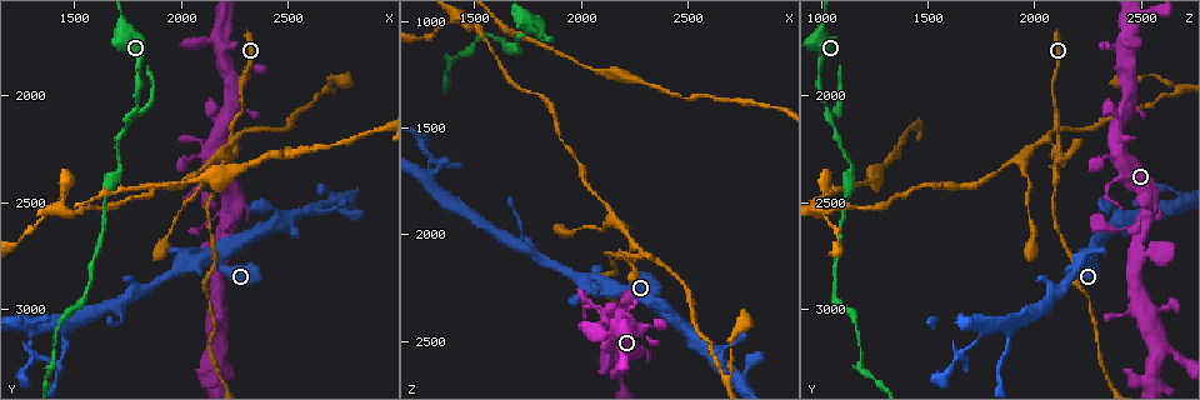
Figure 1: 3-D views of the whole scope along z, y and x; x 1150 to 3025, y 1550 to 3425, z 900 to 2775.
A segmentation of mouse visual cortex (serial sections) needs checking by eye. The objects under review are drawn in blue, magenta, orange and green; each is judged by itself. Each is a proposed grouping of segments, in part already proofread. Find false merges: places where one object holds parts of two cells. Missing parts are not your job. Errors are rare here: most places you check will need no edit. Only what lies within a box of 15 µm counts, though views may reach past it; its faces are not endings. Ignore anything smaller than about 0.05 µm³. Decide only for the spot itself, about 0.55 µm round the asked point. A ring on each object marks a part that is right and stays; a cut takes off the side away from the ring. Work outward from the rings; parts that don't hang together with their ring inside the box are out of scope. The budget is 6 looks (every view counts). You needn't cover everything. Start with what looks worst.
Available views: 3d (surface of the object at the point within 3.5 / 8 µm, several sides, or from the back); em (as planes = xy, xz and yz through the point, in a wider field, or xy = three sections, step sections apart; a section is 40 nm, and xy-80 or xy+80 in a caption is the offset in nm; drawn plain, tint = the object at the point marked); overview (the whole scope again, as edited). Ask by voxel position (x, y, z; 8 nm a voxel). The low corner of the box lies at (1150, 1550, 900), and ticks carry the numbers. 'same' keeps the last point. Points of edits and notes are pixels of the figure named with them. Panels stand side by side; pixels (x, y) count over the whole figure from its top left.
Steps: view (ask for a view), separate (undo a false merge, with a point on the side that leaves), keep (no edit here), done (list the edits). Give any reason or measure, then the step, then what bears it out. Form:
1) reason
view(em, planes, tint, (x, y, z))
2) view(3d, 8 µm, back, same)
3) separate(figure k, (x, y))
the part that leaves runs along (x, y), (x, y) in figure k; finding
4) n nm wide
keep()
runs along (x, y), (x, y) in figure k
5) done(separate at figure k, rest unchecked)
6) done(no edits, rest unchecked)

a narrow waist
view(3d, 8 µm, (2240, 2200, 2050))

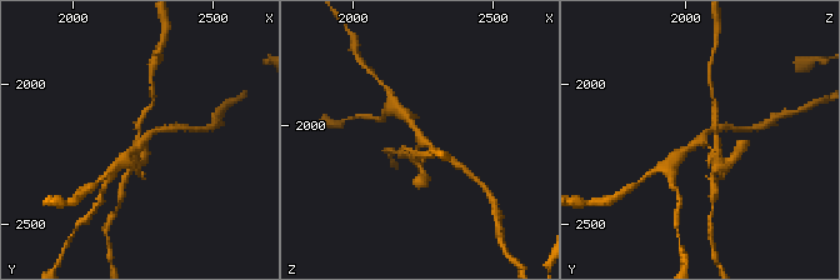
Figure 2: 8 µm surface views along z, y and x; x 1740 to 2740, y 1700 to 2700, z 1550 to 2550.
view(3d, 3.5 µm, back, (2250, 2210, 2060))

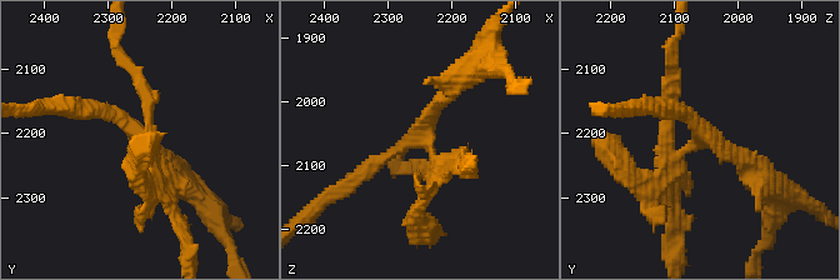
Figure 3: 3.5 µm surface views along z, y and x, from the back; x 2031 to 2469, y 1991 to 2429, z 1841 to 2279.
now the EM
view(em, xy, step 2, tint, (2240, 2205, 2060))

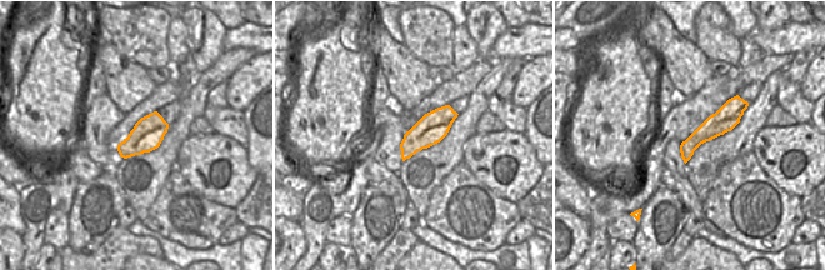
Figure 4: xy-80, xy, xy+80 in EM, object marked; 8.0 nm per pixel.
separate(figure 3, (126, 120))
the part that leaves runs along (675, 156), (710, 138), (761, 180) in figure 3; two cells meet here

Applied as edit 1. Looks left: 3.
narrows sharply
view(3d, 3.5 µm, (1800, 2050, 1030))

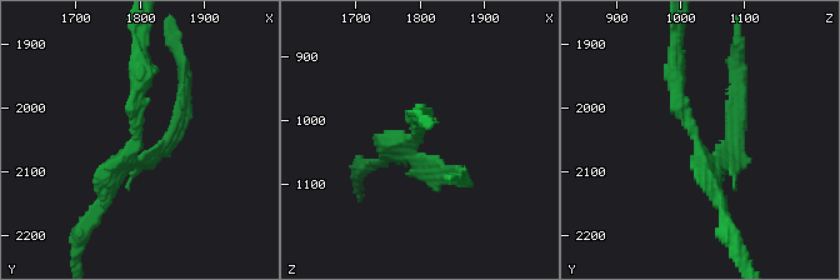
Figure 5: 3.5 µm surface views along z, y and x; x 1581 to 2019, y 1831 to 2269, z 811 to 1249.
need the tissue
view(em, xy, step 5, tint, (1785, 2060, 1030))

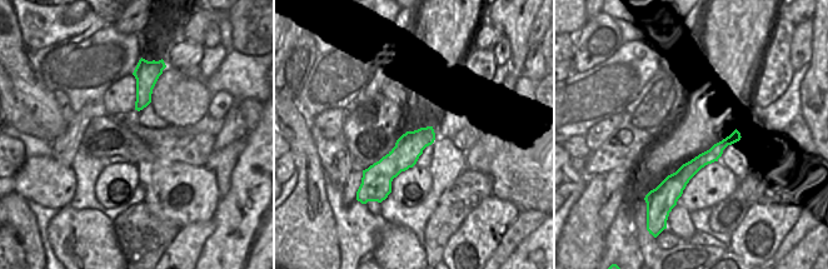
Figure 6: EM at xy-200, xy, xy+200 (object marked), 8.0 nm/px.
separate(figure 5, (171, 133))
two cells meet here

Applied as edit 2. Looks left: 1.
done(separate at figure 3, separate at figure 5, rest unchecked)

